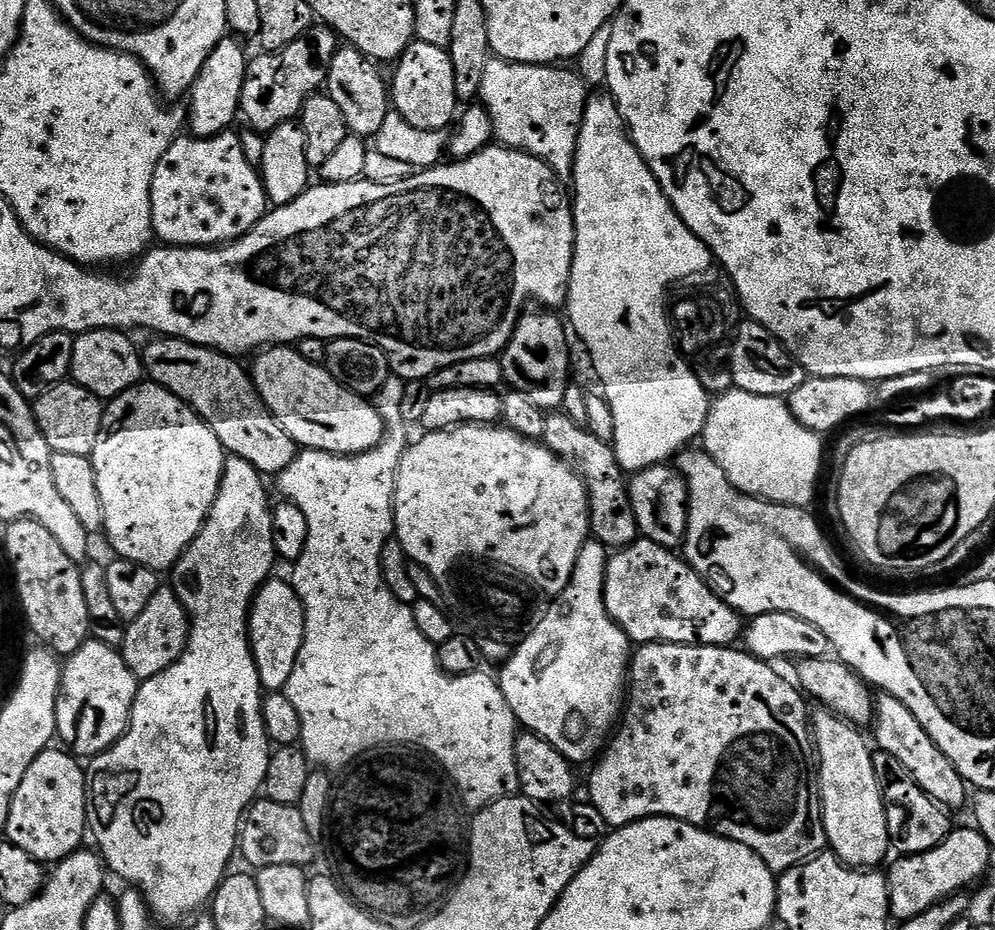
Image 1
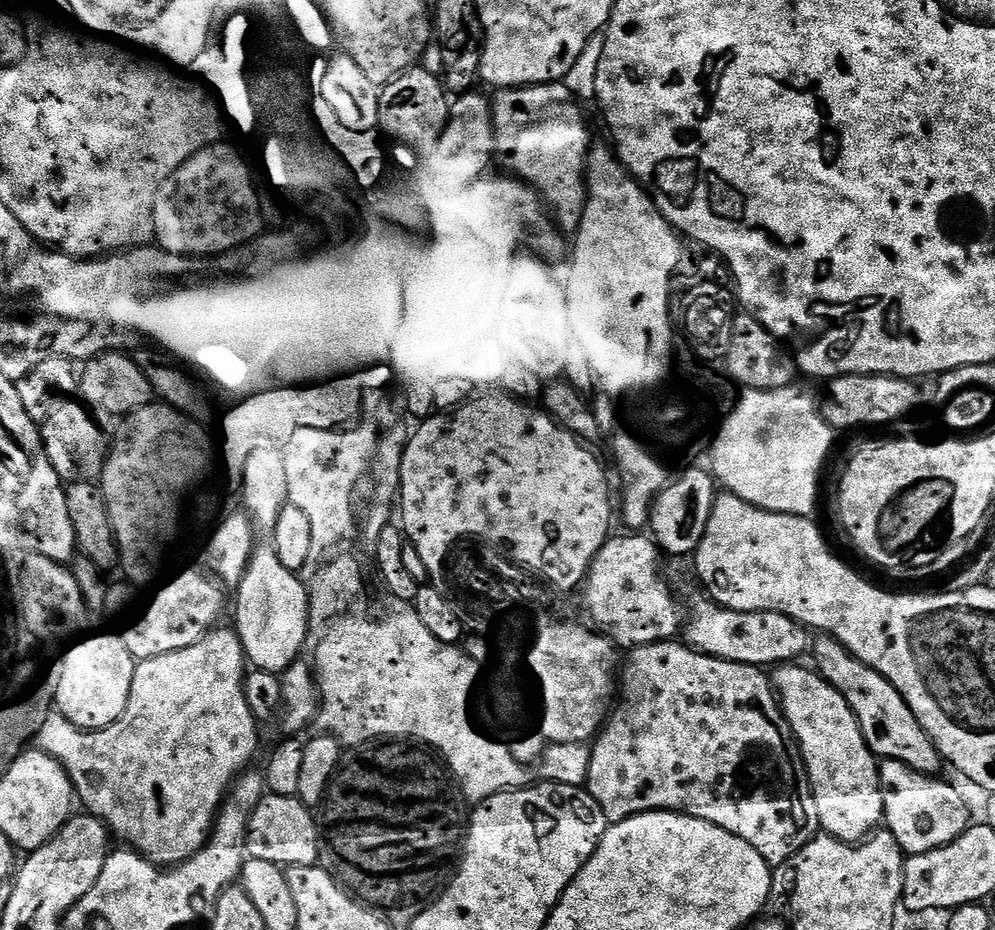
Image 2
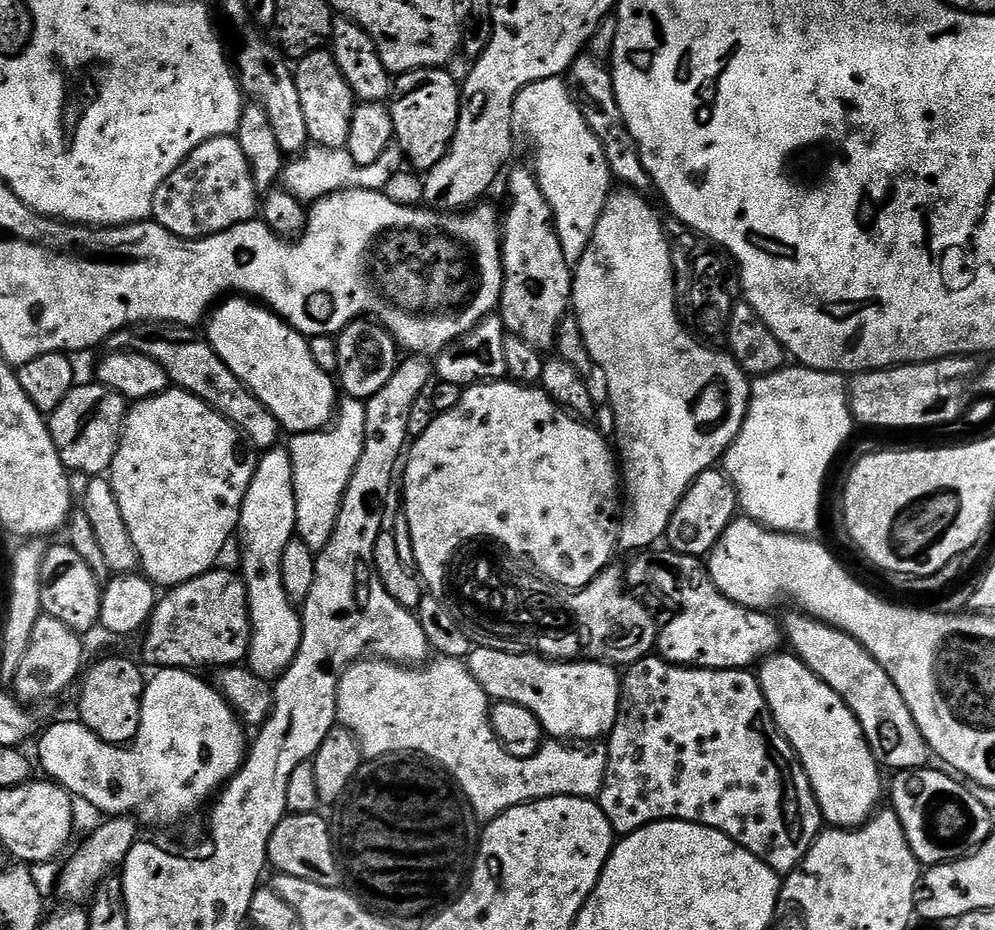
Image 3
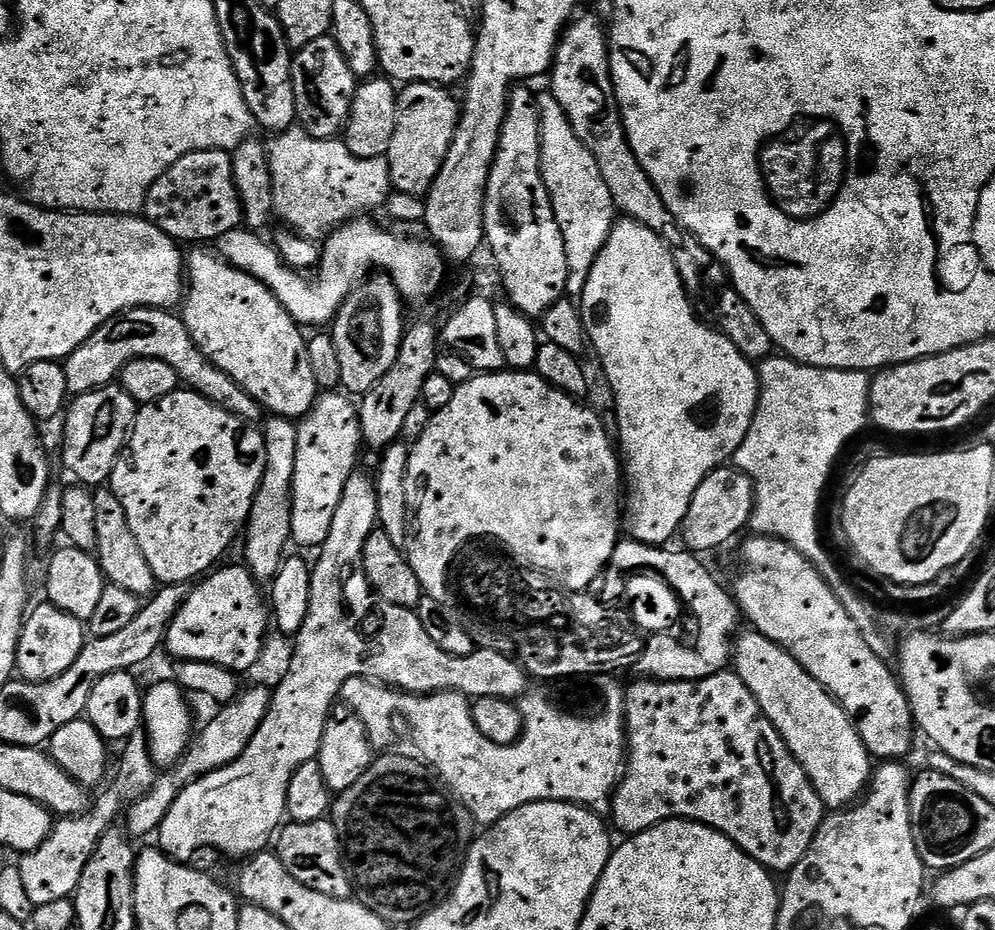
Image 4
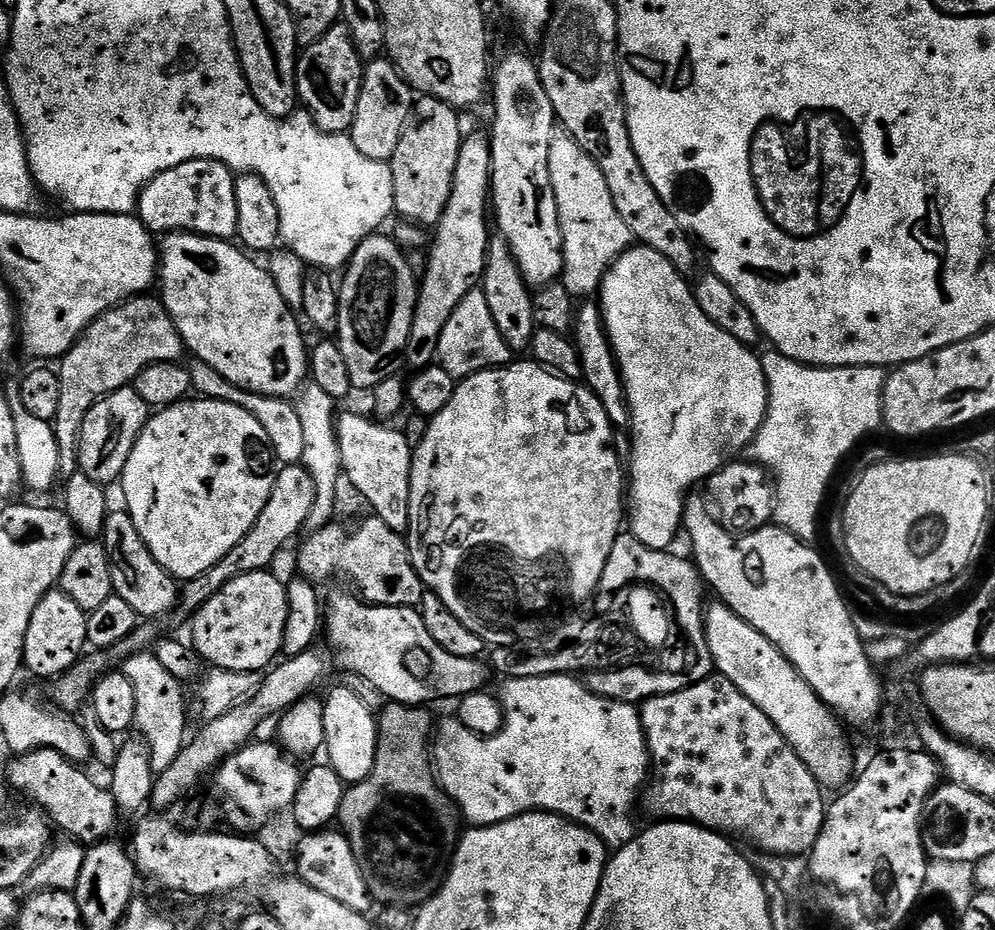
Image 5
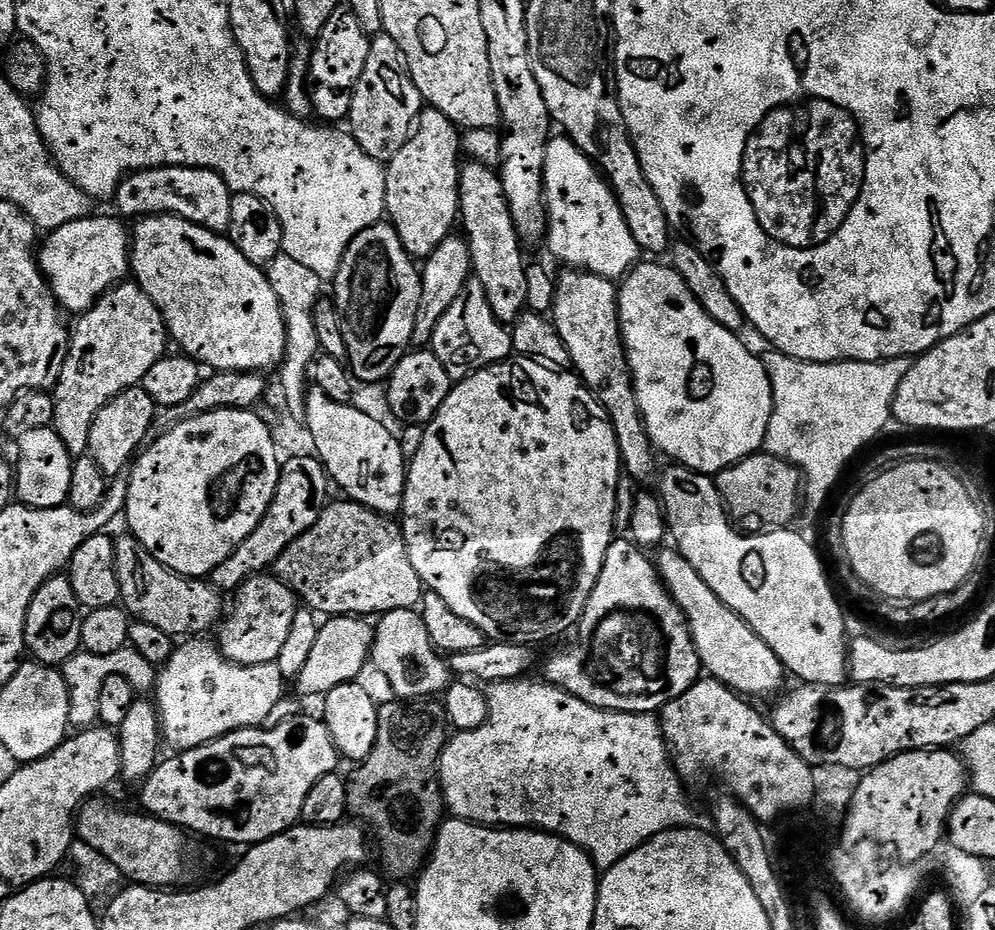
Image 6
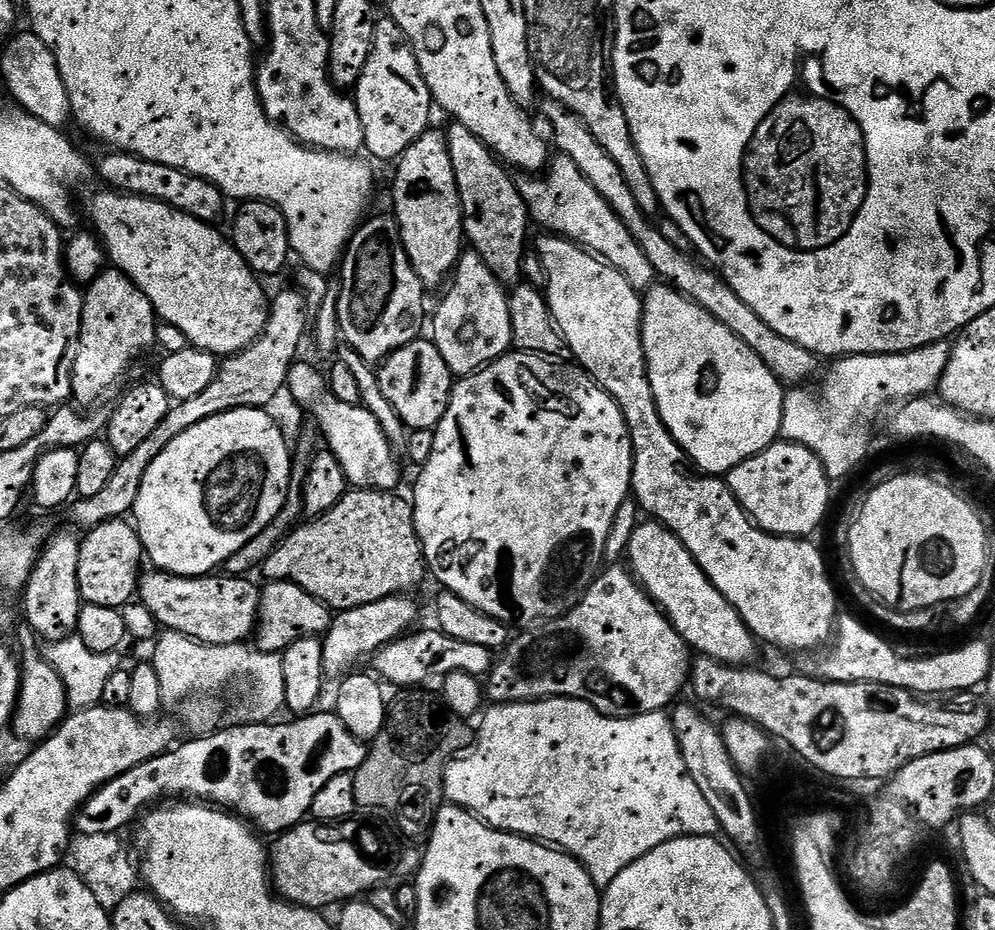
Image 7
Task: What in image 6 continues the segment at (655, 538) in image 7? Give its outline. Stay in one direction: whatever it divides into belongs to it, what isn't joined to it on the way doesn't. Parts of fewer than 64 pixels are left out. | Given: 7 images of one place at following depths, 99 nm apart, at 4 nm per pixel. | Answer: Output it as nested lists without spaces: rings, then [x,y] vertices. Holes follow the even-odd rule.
[[[671,551],[662,553],[660,560],[658,556],[660,578],[676,605],[686,614],[703,671],[711,679],[720,680],[733,692],[748,698],[768,696],[776,691],[779,693],[785,687],[786,669],[774,650],[770,650],[770,646],[762,642],[760,635],[739,614],[720,601],[718,594],[714,594],[714,590],[706,586],[698,570],[690,566],[681,552]]]

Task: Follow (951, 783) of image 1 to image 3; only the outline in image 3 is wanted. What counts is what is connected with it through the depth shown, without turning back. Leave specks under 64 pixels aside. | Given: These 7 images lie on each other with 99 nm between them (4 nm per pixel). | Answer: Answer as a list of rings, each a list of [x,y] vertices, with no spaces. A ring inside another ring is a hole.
[[[795,615],[783,617],[782,620],[782,632],[787,643],[788,640],[792,643],[791,651],[814,675],[822,678],[822,682],[826,682],[834,694],[844,699],[854,718],[858,718],[866,742],[881,769],[925,767],[930,757],[928,743],[914,722],[914,714],[910,714],[910,706],[906,706],[906,698],[898,694],[898,686],[894,686],[890,674],[878,666],[874,657],[854,637],[810,616]]]

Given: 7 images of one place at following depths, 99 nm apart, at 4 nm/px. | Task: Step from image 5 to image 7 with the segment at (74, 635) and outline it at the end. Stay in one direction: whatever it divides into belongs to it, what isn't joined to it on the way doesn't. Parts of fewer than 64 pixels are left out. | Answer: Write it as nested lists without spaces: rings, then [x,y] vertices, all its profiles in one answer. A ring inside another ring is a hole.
[[[76,530],[72,532],[60,532],[57,536],[49,535],[43,548],[40,549],[40,557],[34,566],[34,570],[28,579],[28,587],[22,593],[24,599],[24,616],[28,624],[44,639],[44,642],[62,640],[77,635],[76,627],[82,601],[78,590],[78,558],[80,557],[81,533]]]

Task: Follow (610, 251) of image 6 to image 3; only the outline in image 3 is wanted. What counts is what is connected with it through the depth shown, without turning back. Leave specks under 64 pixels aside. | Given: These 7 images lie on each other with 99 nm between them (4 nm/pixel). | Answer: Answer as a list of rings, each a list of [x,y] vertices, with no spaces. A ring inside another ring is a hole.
[[[558,76],[539,80],[521,90],[514,98],[512,127],[532,143],[532,152],[536,155],[536,164],[534,163],[536,181],[546,202],[550,202],[558,242],[562,242],[562,255],[568,264],[575,266],[582,258],[582,254],[586,254],[586,246],[590,246],[590,238],[598,226],[598,218],[614,188],[614,177],[606,162],[602,142],[598,142],[586,118],[582,118],[582,110],[578,110],[567,83]]]

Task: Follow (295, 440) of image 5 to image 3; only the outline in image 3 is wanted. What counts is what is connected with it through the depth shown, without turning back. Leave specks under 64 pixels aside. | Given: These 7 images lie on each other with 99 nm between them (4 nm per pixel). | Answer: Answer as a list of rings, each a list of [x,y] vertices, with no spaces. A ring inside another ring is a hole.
[[[282,446],[269,449],[261,456],[240,507],[234,538],[240,552],[238,574],[248,605],[249,649],[246,664],[256,676],[268,680],[281,675],[295,658],[301,642],[302,620],[285,594],[281,578],[282,554],[296,530],[292,459]]]

